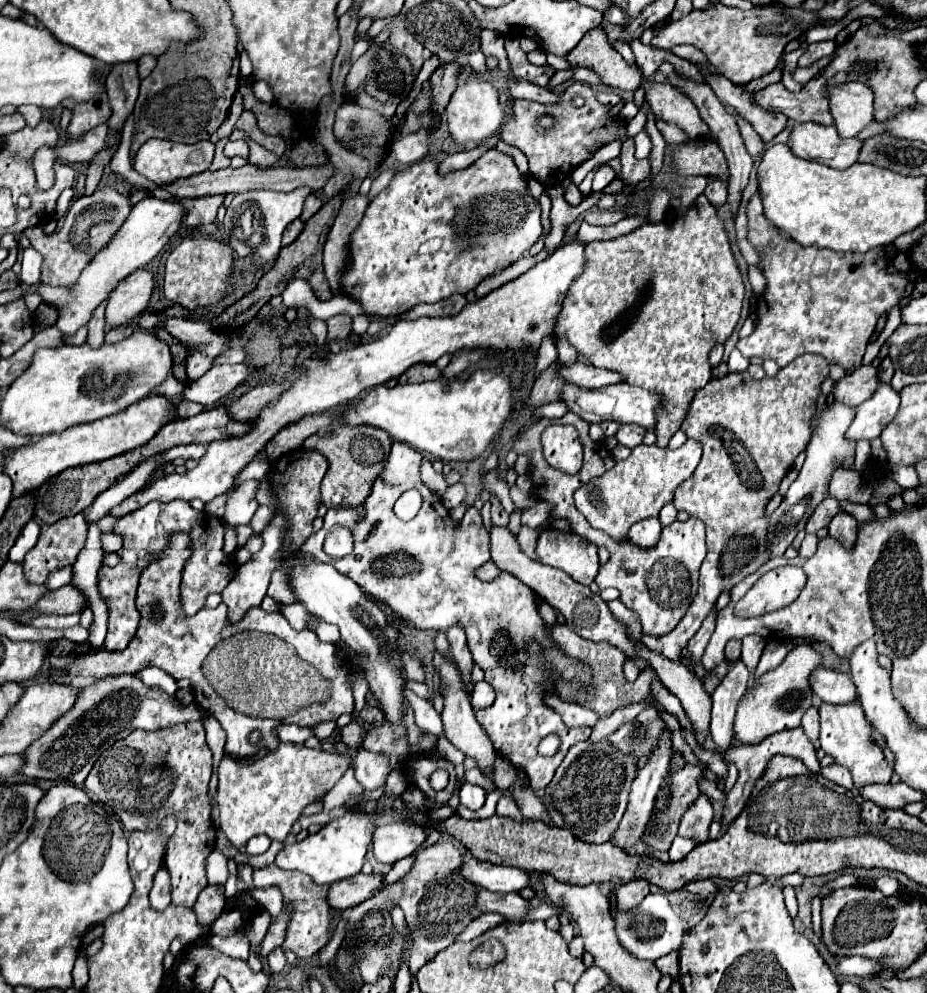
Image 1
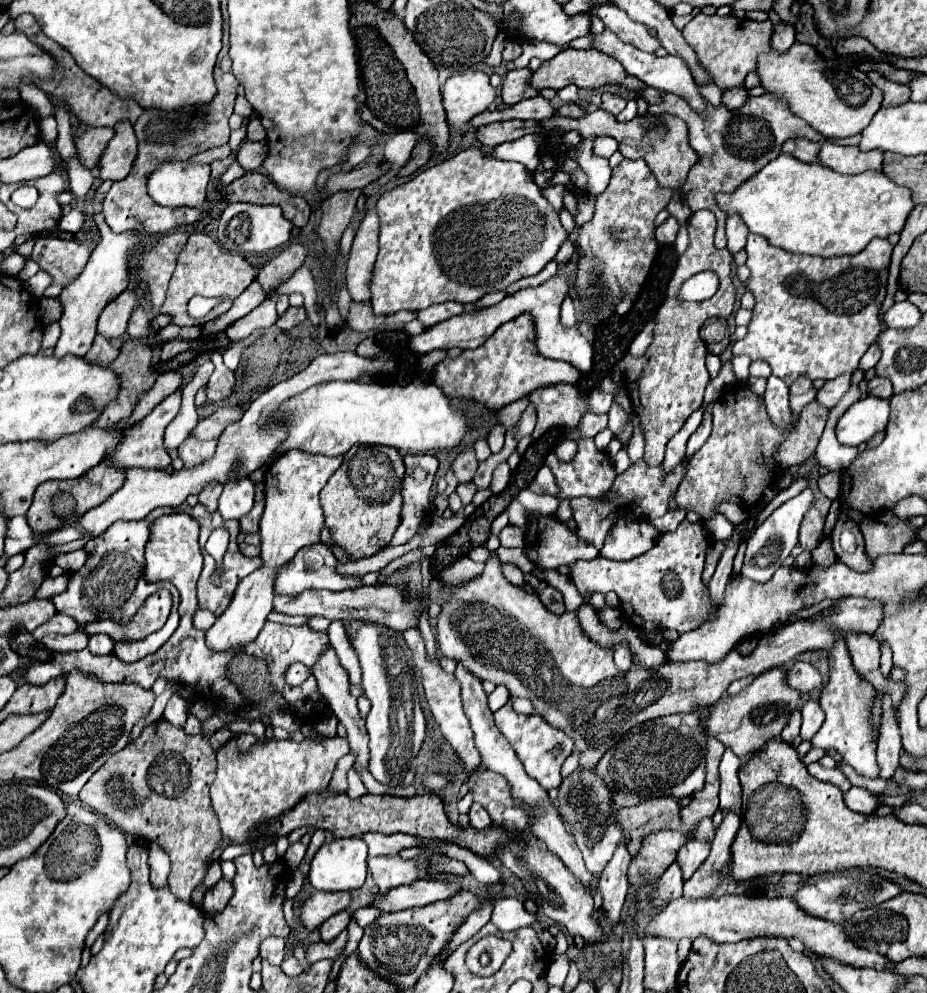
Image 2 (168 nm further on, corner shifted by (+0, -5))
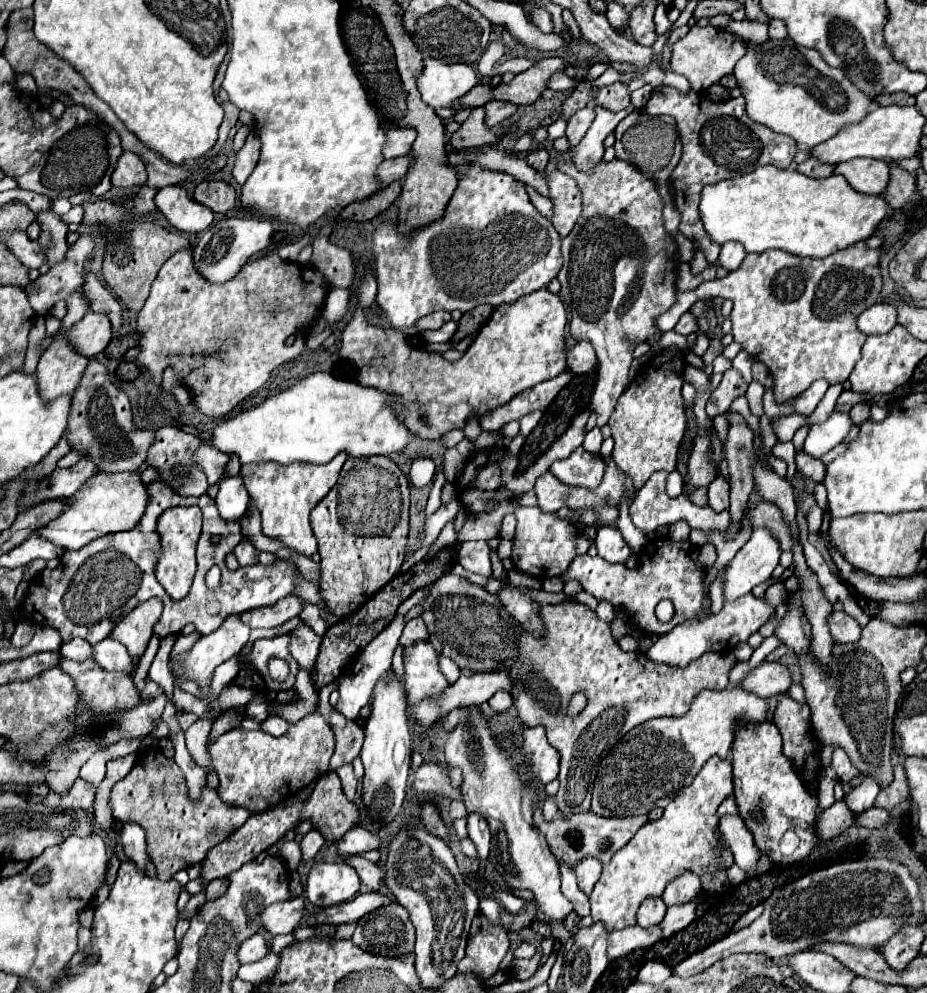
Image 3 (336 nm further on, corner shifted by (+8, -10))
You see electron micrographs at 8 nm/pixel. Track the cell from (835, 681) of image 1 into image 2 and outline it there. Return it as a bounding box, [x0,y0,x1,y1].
[787,661,823,693]

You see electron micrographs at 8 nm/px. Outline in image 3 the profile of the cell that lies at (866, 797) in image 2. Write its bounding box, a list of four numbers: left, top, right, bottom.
[815,800,855,840]

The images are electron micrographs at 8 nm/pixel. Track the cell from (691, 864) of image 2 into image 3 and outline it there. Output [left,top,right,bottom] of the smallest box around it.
[663,872,701,906]

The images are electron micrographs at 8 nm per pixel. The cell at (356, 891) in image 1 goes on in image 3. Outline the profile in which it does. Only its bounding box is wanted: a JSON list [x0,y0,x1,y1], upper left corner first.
[261,896,305,936]

